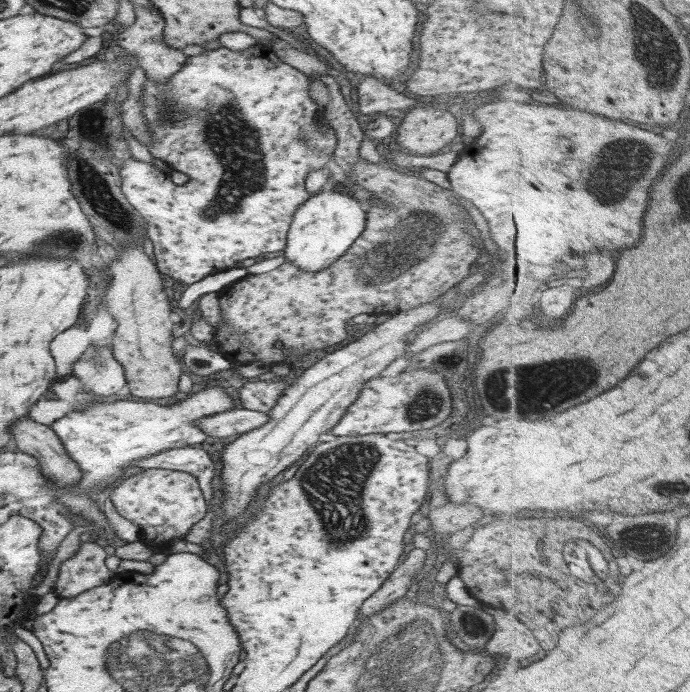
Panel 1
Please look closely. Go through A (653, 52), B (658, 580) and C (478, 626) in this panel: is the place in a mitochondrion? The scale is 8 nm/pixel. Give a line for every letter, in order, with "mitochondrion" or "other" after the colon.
A: mitochondrion
B: other
C: other

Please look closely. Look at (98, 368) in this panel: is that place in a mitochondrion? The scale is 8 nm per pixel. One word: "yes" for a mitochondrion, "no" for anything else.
yes

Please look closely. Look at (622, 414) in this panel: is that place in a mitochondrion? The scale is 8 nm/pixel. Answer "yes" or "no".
no

